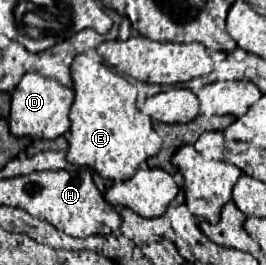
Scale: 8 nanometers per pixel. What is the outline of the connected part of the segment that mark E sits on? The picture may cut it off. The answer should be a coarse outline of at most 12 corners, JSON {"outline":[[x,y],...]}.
{"outline":[[72,61],[68,163],[126,181],[162,139],[136,87]]}

